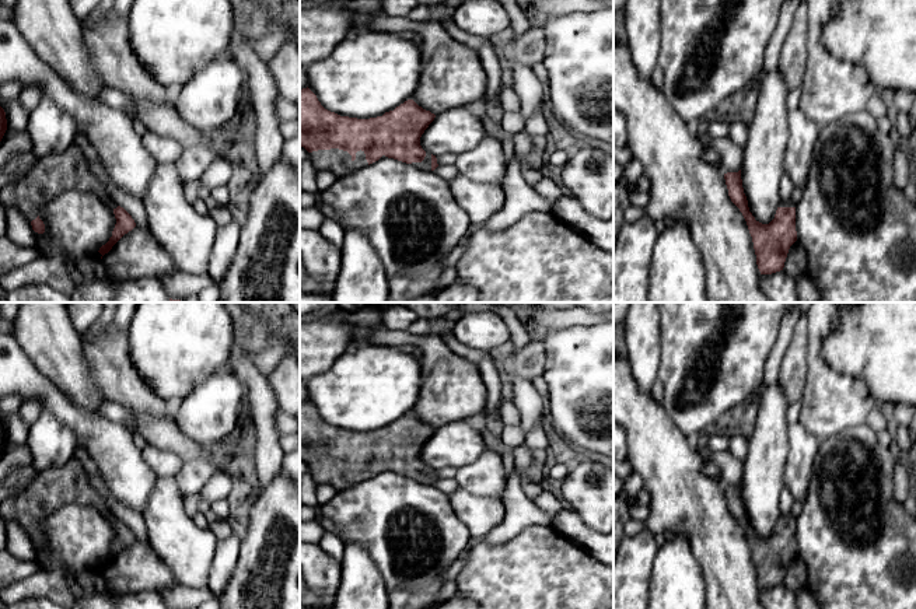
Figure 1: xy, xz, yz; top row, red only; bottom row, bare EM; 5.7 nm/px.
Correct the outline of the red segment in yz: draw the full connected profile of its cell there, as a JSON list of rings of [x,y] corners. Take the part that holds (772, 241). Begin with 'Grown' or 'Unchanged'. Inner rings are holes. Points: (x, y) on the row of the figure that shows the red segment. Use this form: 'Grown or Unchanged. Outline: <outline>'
Grown. Outline: [[[741,169],[724,174],[724,179],[731,202],[747,221],[761,274],[783,270],[789,249],[797,241],[796,203],[791,199],[780,200],[775,218],[769,224],[762,224],[749,211]]]

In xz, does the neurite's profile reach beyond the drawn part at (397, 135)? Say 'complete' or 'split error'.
split error

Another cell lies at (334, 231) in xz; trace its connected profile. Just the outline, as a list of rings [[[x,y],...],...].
[[[325,218],[322,223],[319,232],[333,245],[342,248],[343,245],[343,235],[345,235],[345,228],[340,223]]]

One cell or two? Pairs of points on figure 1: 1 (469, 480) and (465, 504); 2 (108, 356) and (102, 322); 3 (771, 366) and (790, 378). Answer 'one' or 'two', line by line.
1: two
2: two
3: two

